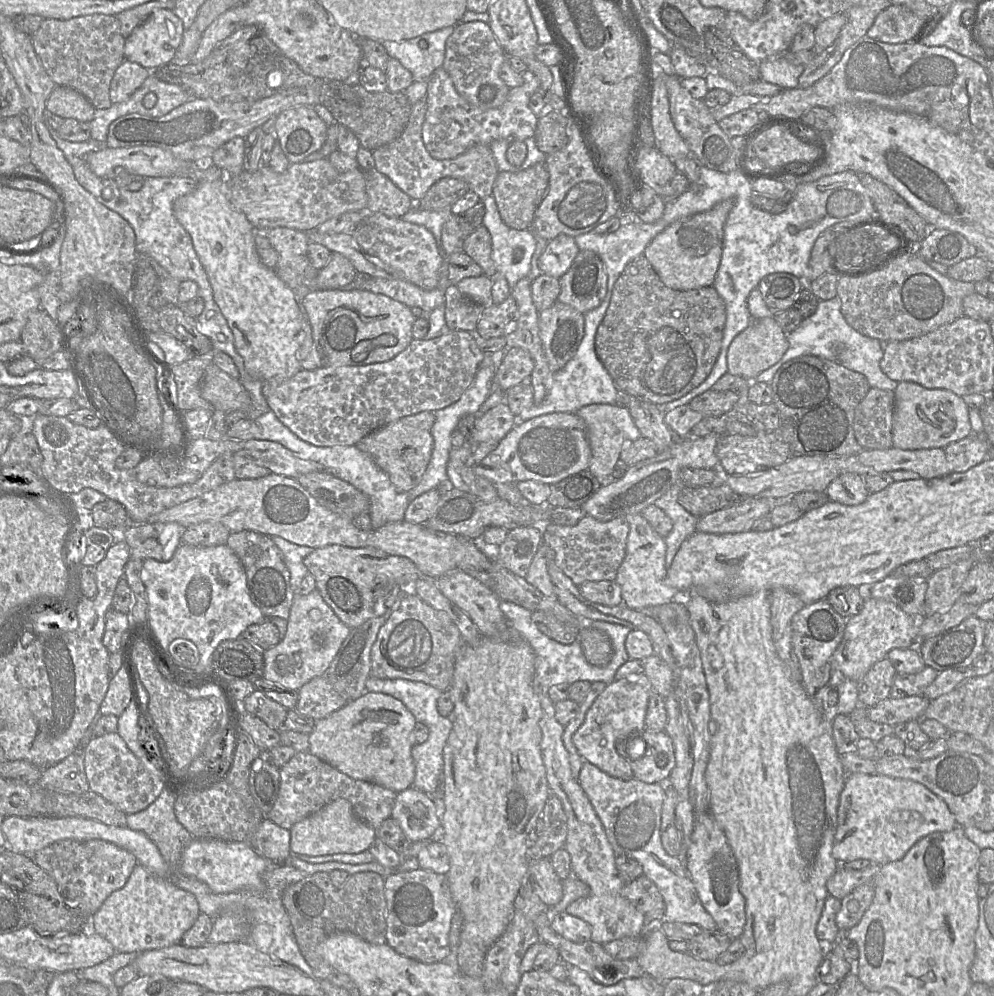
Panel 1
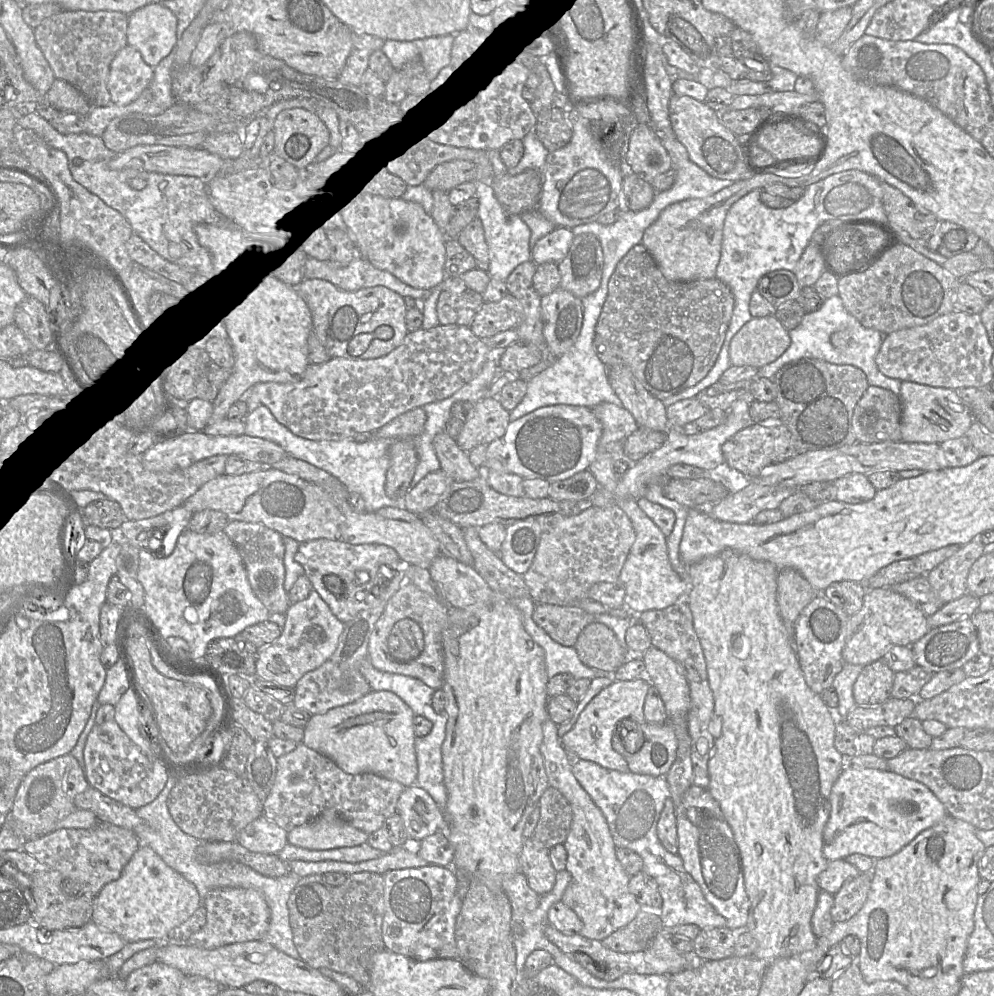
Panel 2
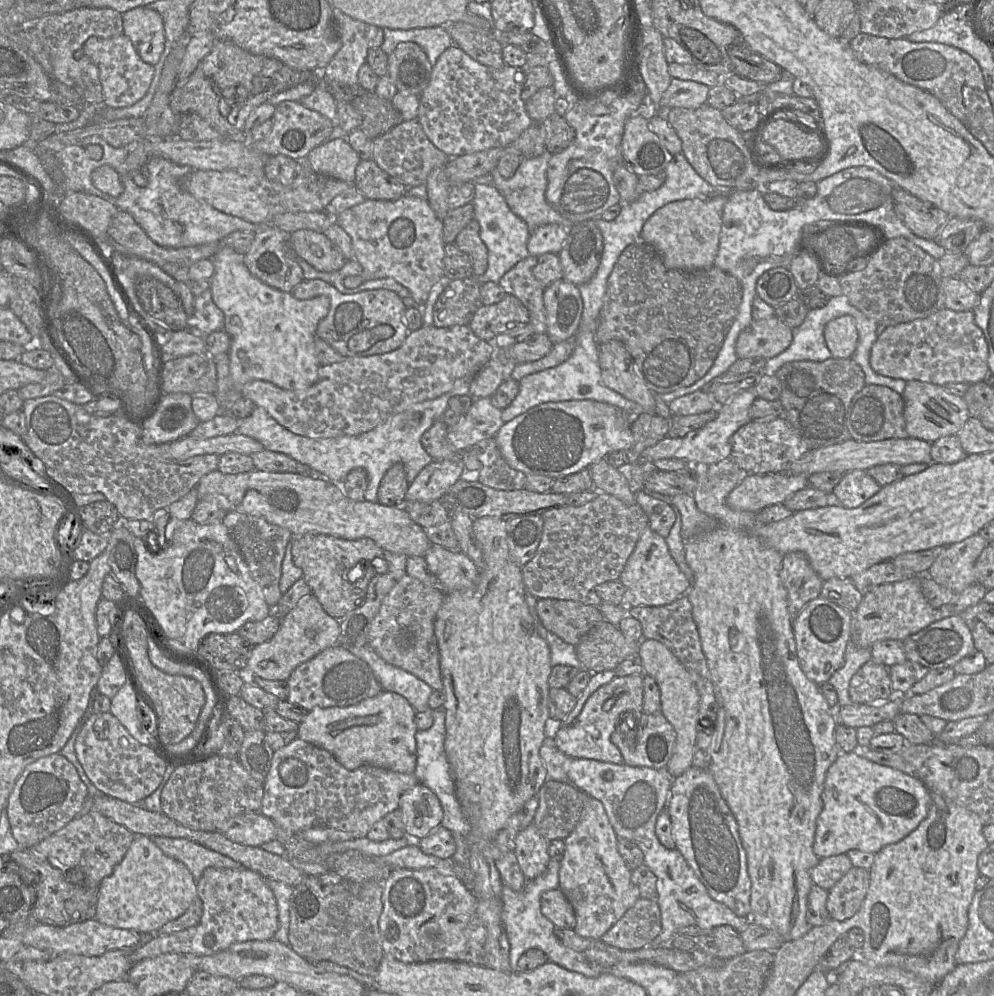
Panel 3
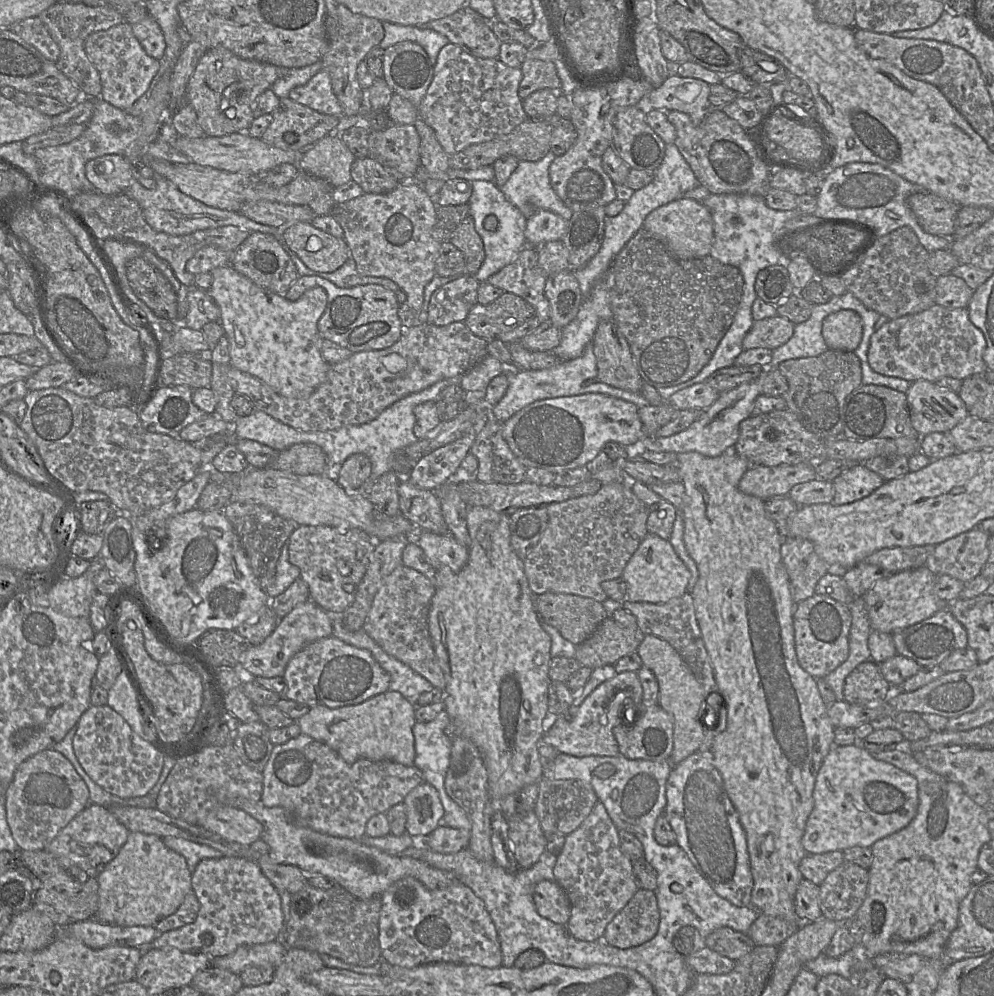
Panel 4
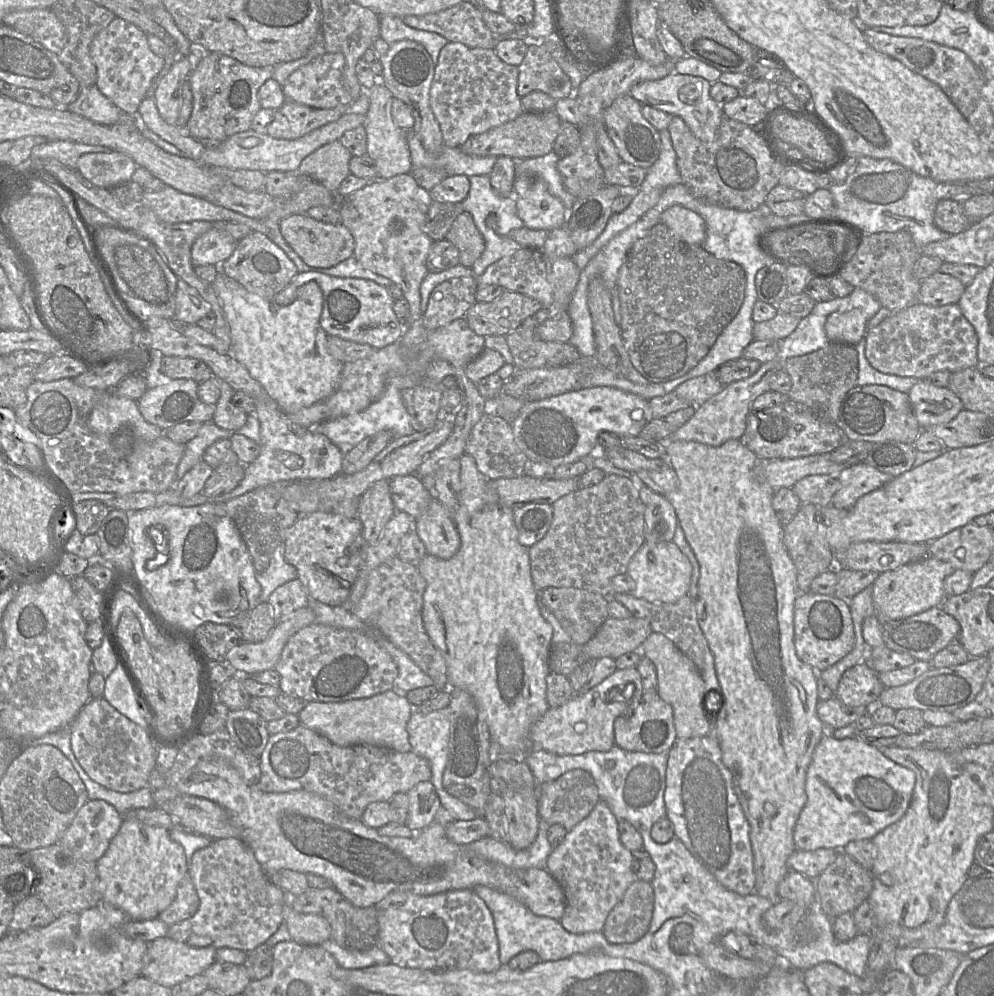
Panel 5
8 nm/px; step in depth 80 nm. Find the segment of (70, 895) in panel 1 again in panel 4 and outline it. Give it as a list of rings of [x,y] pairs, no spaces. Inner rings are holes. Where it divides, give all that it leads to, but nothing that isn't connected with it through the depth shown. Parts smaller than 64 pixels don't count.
[[[91,803],[74,817],[44,850],[65,869],[78,867],[84,870],[88,877],[98,877],[100,871],[117,856],[129,833],[126,826],[119,822],[108,808]]]

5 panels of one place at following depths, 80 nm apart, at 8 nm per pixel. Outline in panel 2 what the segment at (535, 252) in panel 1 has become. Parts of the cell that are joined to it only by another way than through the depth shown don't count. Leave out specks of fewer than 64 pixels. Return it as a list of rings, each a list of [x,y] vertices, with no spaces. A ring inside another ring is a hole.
[[[475,182],[475,188],[475,196],[478,199],[477,217],[482,222],[485,240],[489,249],[490,264],[487,273],[490,279],[505,282],[519,264],[532,260],[531,251],[535,243],[553,231],[556,226],[542,216],[538,209],[524,212],[521,215],[509,214],[496,198],[491,186]]]

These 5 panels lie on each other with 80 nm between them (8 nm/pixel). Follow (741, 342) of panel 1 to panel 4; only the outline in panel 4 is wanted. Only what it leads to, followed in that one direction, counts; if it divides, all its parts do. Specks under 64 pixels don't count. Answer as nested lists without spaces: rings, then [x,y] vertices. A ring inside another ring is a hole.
[[[776,315],[754,321],[742,342],[743,350],[752,348],[775,349],[786,343],[793,335],[795,324],[786,317]]]

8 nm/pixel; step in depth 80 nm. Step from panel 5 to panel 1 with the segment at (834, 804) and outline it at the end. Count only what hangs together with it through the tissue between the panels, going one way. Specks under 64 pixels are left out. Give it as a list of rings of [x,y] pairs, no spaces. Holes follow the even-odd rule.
[[[853,773],[846,776],[837,815],[838,822],[832,855],[840,864],[856,859],[867,859],[871,864],[877,865],[894,862],[902,859],[922,837],[933,832],[949,831],[958,825],[945,801],[923,784],[876,773]]]

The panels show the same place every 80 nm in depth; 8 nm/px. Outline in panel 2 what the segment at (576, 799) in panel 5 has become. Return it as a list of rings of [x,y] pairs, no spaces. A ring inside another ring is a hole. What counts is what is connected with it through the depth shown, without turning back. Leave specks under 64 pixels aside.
[[[549,786],[539,800],[540,816],[534,838],[547,849],[564,844],[571,828],[572,808],[564,795]]]

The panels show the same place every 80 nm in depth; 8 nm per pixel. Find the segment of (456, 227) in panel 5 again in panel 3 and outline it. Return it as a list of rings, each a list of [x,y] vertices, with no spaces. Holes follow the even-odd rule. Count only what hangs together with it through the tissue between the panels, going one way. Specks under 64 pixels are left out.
[[[473,219],[461,230],[454,244],[471,258],[472,277],[478,277],[485,273],[488,265],[488,251],[480,238],[480,226],[477,220]]]

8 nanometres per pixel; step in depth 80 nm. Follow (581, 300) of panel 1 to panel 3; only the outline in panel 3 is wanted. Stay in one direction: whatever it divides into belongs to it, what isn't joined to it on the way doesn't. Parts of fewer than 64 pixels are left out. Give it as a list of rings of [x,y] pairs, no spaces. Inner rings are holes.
[[[595,220],[572,223],[559,253],[563,279],[579,286],[597,271],[603,251],[603,237]]]

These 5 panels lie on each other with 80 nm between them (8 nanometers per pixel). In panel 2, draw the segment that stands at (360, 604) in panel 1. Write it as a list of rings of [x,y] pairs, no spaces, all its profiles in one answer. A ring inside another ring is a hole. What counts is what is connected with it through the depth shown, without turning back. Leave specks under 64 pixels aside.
[[[324,538],[300,543],[295,561],[303,566],[304,575],[311,581],[313,589],[343,623],[367,607],[373,587],[379,584],[380,566],[388,565],[395,569],[401,562],[395,550],[381,544],[353,545]]]

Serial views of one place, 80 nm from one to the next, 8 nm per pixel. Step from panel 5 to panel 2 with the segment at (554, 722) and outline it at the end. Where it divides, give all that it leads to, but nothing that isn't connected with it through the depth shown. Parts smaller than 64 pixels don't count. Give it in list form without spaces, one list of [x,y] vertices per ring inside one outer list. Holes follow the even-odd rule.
[[[646,677],[613,681],[588,703],[573,728],[562,736],[563,747],[578,759],[592,761],[621,773],[630,772],[626,759],[613,748],[612,738],[625,730],[626,720],[632,720],[639,726],[646,722],[644,704],[649,686],[650,681]]]

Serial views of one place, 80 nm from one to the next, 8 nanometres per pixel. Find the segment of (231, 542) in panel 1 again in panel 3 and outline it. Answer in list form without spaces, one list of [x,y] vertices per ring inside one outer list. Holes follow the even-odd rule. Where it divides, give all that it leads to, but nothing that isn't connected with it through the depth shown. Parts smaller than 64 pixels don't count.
[[[229,511],[222,519],[223,525],[228,529],[235,541],[250,574],[258,584],[265,601],[274,609],[282,593],[279,589],[279,581],[282,572],[282,561],[286,545],[292,537],[292,533],[281,526],[271,524],[262,517]]]

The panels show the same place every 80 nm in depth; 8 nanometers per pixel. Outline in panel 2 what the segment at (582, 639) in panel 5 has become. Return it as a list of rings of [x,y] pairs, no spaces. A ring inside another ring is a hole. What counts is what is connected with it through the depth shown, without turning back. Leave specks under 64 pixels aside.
[[[536,604],[534,622],[557,643],[572,647],[581,631],[596,622],[596,616],[578,606]]]

